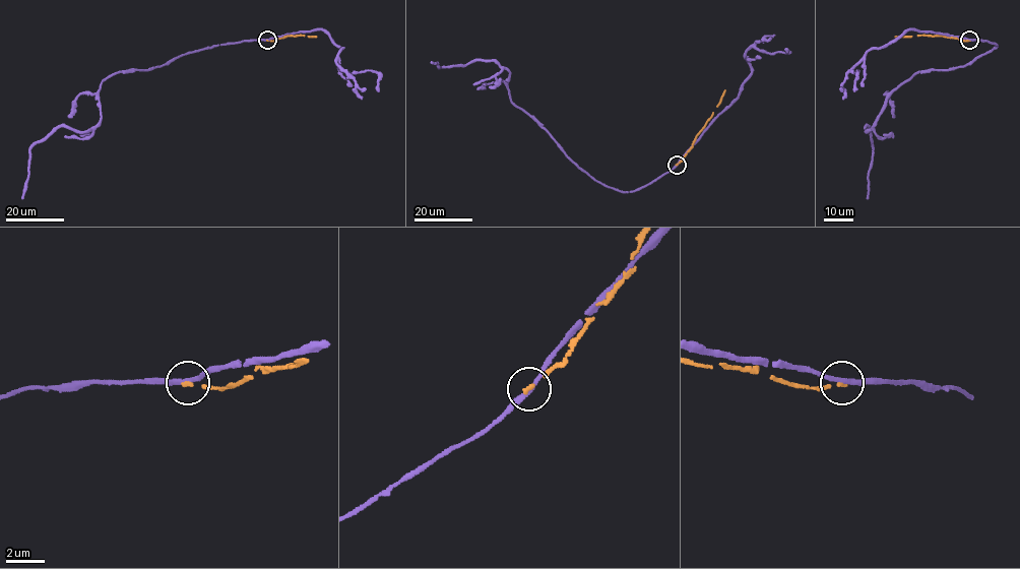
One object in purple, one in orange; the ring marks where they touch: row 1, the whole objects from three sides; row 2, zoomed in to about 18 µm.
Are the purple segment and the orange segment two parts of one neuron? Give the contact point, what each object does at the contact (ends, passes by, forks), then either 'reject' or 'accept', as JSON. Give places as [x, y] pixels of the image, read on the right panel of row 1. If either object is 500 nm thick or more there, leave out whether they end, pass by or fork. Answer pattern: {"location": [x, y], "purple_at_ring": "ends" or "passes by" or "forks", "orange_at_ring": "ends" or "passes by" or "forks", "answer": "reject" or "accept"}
{"location": [969, 40], "purple_at_ring": "passes by", "orange_at_ring": "ends", "answer": "reject"}

